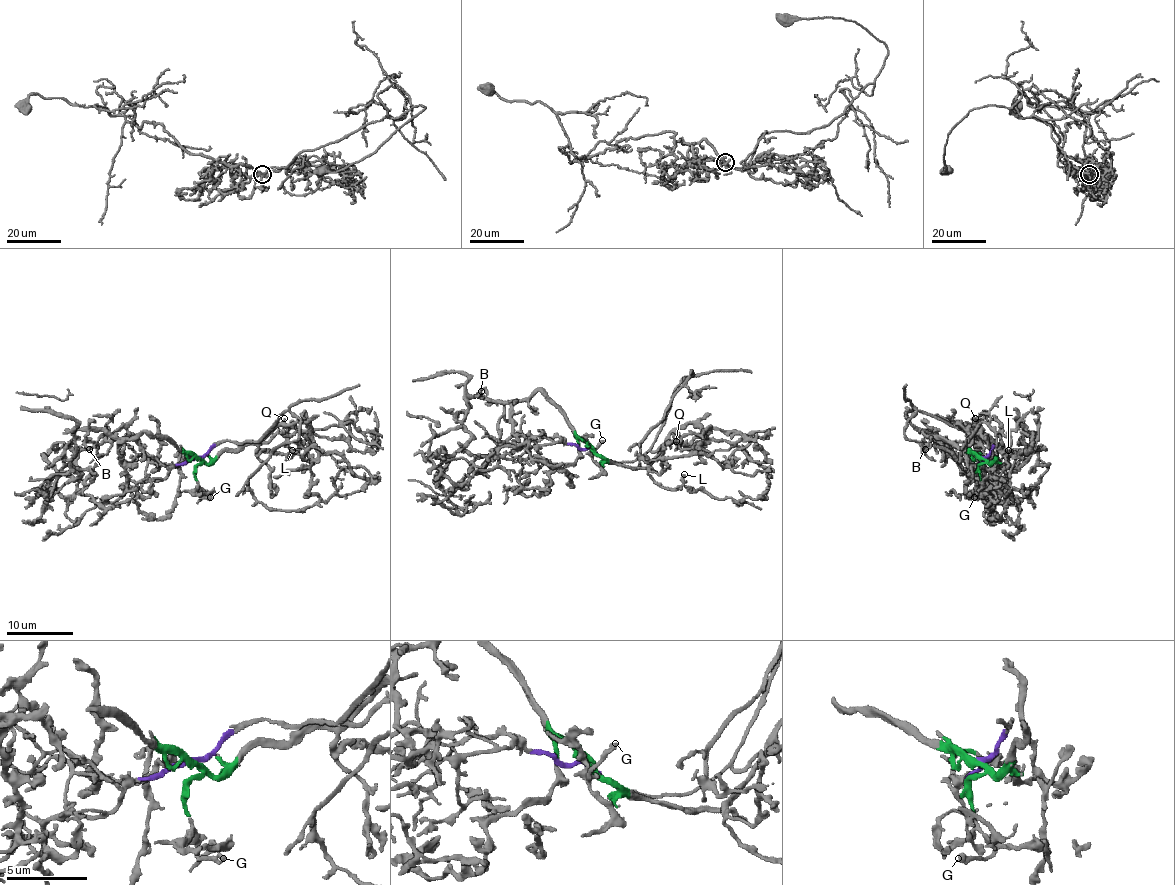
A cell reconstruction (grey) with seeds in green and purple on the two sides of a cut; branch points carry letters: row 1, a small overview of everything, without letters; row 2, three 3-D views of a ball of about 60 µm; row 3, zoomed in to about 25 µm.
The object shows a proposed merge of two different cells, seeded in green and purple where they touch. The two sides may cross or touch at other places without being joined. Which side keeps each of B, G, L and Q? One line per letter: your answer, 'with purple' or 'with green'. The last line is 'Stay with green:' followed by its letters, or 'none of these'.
B: with green
G: with green
L: with green
Q: with purple
Stay with green: B, G, L

